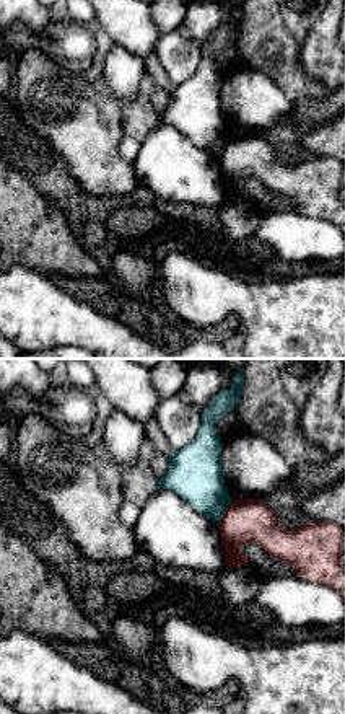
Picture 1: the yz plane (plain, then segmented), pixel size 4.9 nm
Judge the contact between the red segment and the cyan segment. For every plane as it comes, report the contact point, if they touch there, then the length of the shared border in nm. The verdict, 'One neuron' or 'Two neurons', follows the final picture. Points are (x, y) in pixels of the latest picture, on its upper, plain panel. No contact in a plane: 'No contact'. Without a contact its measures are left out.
Touches red at (225, 147). Shared border 150 nm

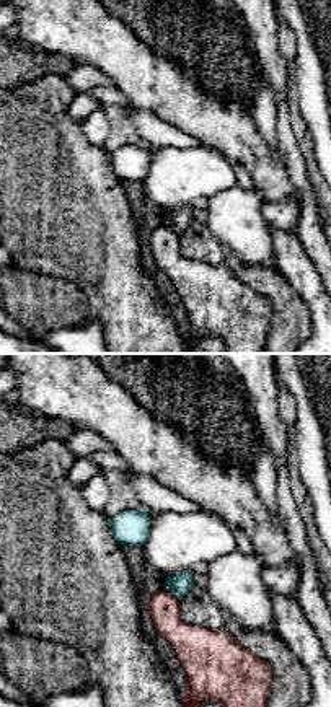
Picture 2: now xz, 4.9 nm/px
Touches red at (173, 230). Shared border 100 nm

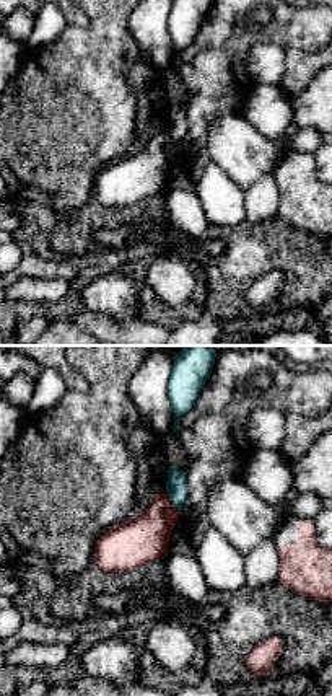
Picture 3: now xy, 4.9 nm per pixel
Touches red at (170, 136). Shared border 120 nm

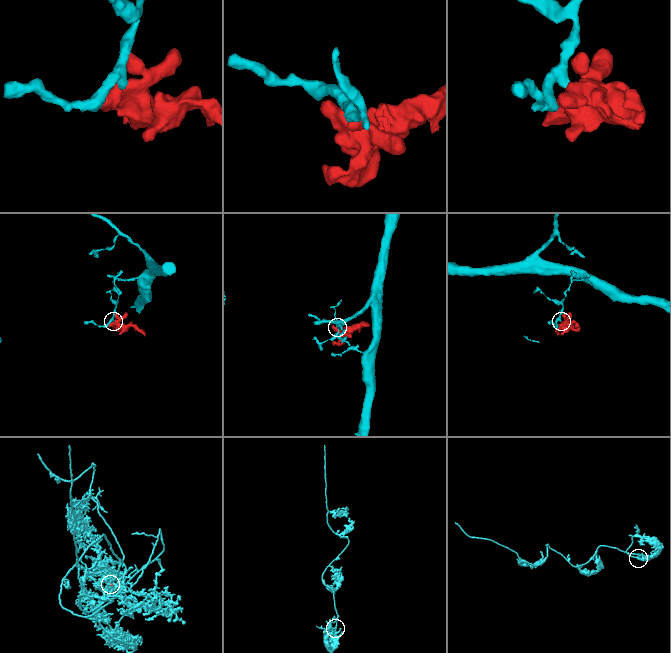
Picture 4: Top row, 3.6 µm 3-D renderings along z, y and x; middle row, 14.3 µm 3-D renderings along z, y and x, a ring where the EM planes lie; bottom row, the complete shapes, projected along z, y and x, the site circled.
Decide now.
Two neurons

